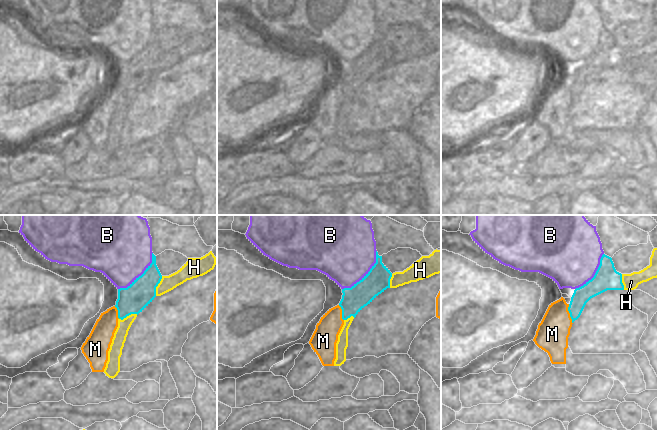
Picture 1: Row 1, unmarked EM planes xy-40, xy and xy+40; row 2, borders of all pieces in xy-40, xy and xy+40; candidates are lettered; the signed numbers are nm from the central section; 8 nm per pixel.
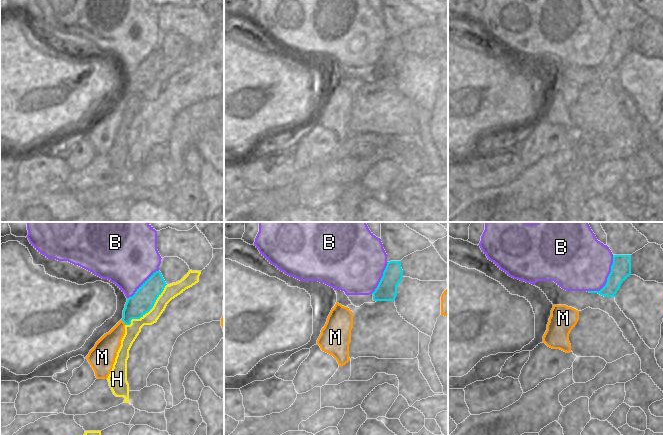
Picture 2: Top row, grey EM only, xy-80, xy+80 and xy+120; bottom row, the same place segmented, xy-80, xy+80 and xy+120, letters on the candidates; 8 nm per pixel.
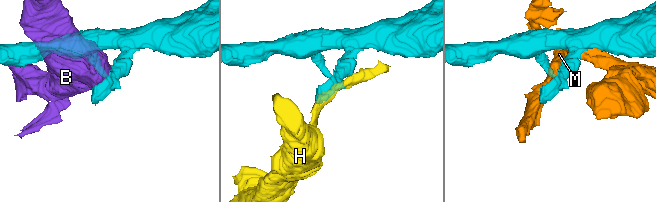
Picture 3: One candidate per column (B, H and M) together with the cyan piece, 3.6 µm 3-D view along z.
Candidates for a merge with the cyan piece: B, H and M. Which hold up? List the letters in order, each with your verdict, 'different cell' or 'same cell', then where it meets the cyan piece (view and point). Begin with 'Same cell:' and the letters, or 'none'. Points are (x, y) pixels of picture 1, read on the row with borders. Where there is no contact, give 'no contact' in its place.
Same cell: none
B: different cell; contact xy (366, 274)
H: different cell; contact xy-40 (157, 285)
M: different cell; contact xy+40 (570, 314)

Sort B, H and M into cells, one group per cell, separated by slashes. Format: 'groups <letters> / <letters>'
groups B / H / M

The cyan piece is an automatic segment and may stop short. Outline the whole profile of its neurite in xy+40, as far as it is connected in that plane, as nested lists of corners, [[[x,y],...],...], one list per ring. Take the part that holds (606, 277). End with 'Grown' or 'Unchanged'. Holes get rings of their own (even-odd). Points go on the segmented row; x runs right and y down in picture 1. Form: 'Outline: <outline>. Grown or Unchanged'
Outline: [[[603,254],[594,277],[574,290],[568,307],[572,323],[580,317],[591,298],[607,290],[624,290],[624,285],[622,274],[616,271],[612,258]]]. Unchanged.

